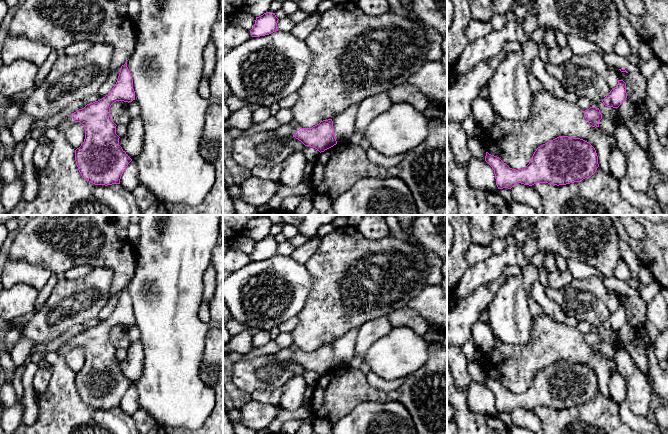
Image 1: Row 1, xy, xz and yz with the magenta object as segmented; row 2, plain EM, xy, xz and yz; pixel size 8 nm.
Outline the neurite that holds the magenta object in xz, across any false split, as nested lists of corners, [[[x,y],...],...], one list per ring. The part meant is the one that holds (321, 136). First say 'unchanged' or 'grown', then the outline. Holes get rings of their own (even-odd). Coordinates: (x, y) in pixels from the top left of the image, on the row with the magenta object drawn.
grown; [[[332,119],[323,120],[312,128],[301,128],[295,120],[291,120],[290,124],[294,127],[293,137],[320,153],[337,144]]]

